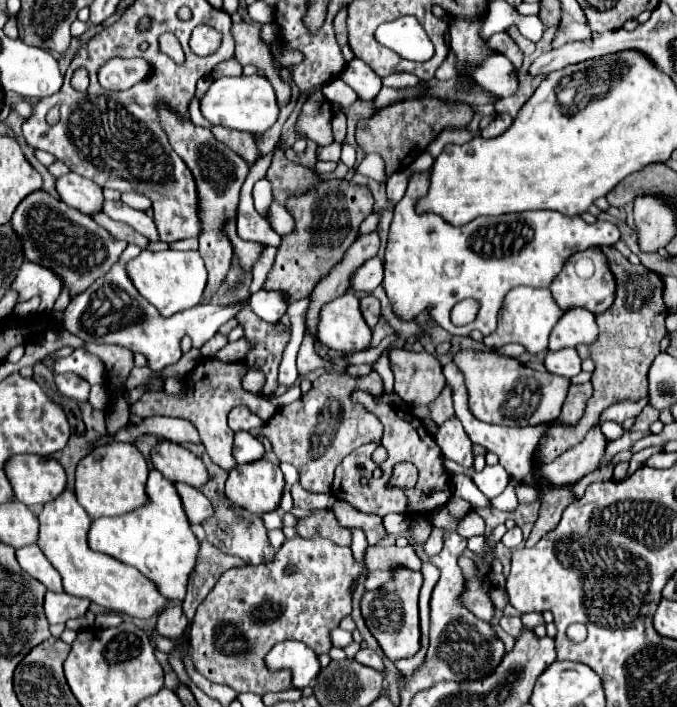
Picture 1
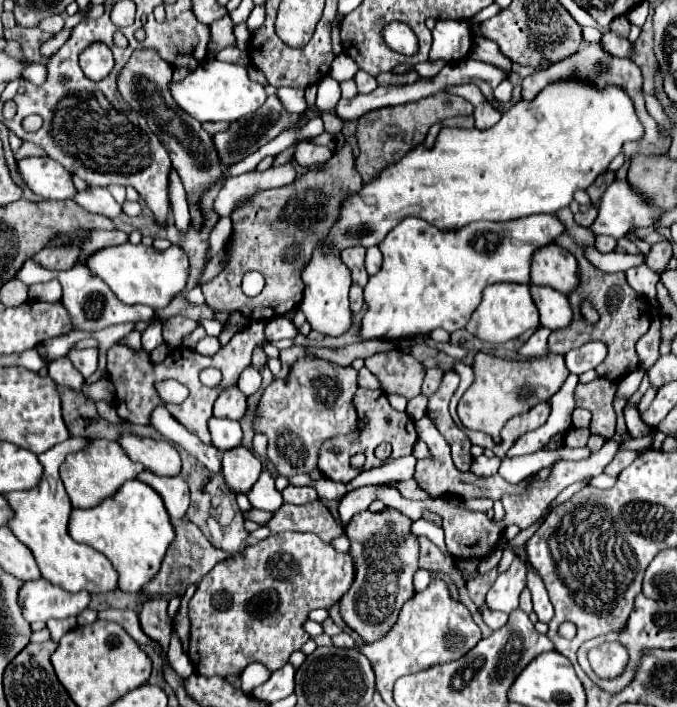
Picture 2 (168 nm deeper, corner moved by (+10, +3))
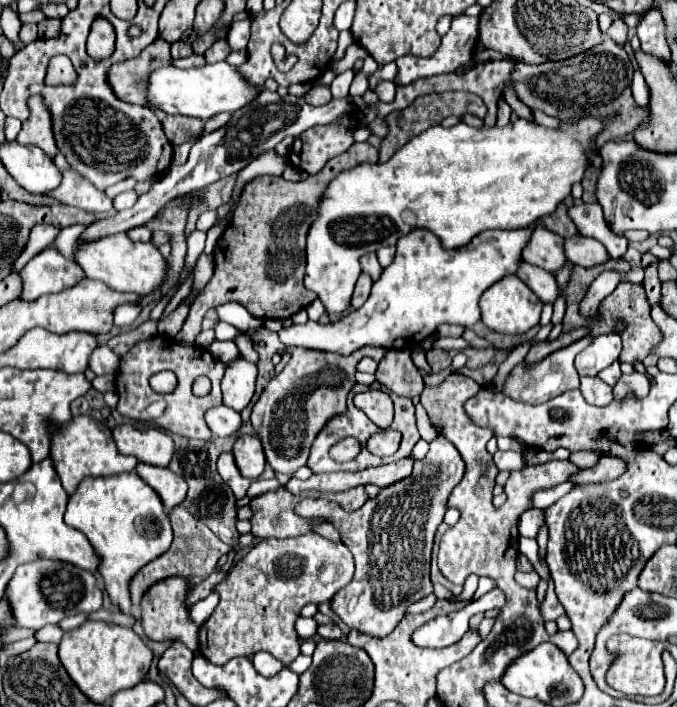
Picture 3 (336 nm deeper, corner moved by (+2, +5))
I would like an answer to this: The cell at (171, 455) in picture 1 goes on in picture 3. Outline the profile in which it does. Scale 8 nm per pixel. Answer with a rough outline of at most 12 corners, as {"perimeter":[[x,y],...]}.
{"perimeter":[[131,423],[111,433],[119,453],[167,467],[173,439]]}

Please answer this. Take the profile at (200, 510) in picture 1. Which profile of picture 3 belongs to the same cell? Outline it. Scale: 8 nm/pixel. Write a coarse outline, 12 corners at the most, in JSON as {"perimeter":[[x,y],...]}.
{"perimeter":[[137,463],[135,471],[165,507],[181,505],[185,479],[167,467]]}

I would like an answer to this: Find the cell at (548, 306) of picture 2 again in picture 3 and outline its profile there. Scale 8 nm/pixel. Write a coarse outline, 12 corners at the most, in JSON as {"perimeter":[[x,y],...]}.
{"perimeter":[[521,261],[517,275],[541,301],[555,301],[553,273]]}

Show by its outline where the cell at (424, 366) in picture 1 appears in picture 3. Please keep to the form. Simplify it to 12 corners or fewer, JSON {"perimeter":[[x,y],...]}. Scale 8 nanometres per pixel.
{"perimeter":[[387,351],[375,377],[409,399],[425,387],[409,351]]}

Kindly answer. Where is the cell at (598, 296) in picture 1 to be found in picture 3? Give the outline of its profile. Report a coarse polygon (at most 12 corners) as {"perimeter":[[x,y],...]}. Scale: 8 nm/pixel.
{"perimeter":[[535,223],[521,257],[557,273],[565,263],[563,237]]}

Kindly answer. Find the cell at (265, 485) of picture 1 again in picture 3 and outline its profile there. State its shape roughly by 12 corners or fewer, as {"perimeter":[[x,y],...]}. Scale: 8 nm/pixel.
{"perimeter":[[239,435],[233,455],[247,479],[265,469],[265,453],[255,435]]}

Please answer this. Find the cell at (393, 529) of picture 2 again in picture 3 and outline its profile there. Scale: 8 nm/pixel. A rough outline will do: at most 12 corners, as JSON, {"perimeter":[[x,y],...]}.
{"perimeter":[[445,437],[357,511],[301,499],[355,555],[329,601],[389,635],[433,591],[433,537],[465,463]]}

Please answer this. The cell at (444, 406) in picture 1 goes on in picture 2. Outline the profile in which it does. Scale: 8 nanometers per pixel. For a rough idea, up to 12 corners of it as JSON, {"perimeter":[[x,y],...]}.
{"perimeter":[[427,369],[421,393],[431,397],[441,381],[443,369]]}

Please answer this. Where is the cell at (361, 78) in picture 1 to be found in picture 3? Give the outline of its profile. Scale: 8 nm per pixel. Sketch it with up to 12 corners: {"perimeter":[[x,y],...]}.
{"perimeter":[[383,81],[375,89],[377,97],[383,103],[395,99],[393,81]]}

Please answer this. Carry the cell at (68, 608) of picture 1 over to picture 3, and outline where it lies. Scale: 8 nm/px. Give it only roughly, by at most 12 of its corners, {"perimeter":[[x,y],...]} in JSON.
{"perimeter":[[55,559],[19,565],[5,595],[33,631],[101,609],[91,571]]}

